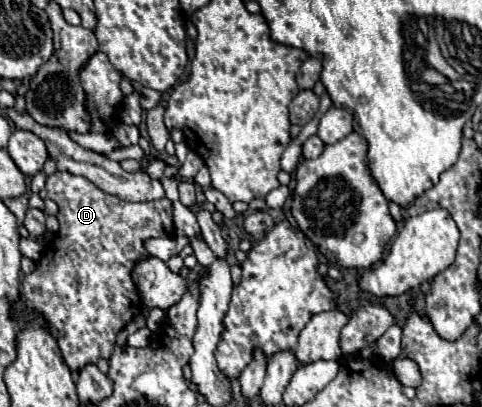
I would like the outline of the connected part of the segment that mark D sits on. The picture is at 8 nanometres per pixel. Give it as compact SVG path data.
M53 173L47 177L47 183L41 191L41 197L53 199L59 205L57 221L59 231L49 247L49 255L43 253L33 273L25 275L21 281L21 295L25 307L29 311L39 313L47 321L49 333L57 339L59 353L71 371L81 371L89 363L97 363L99 359L111 359L115 349L115 337L119 331L131 323L135 315L141 313L141 301L133 283L133 269L139 261L147 259L149 253L145 249L145 241L153 237L173 237L173 203L163 197L159 201L143 201L129 203L117 195L109 195L93 185L85 177L77 177L71 173Z

